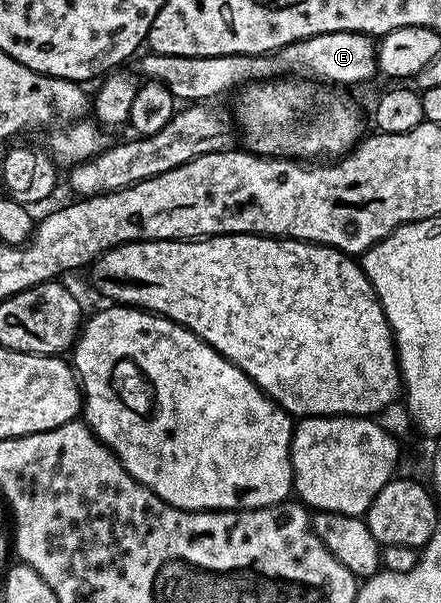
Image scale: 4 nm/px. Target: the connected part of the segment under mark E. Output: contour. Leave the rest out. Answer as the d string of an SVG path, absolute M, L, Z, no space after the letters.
M331 32L311 36L273 50L270 54L171 56L145 52L136 59L136 62L136 73L142 79L162 82L173 97L185 104L205 104L213 100L209 98L217 98L235 86L241 88L246 84L276 80L286 76L296 76L301 80L318 80L320 83L342 88L341 86L357 86L360 82L367 81L372 74L378 73L374 39L368 34L359 32Z

